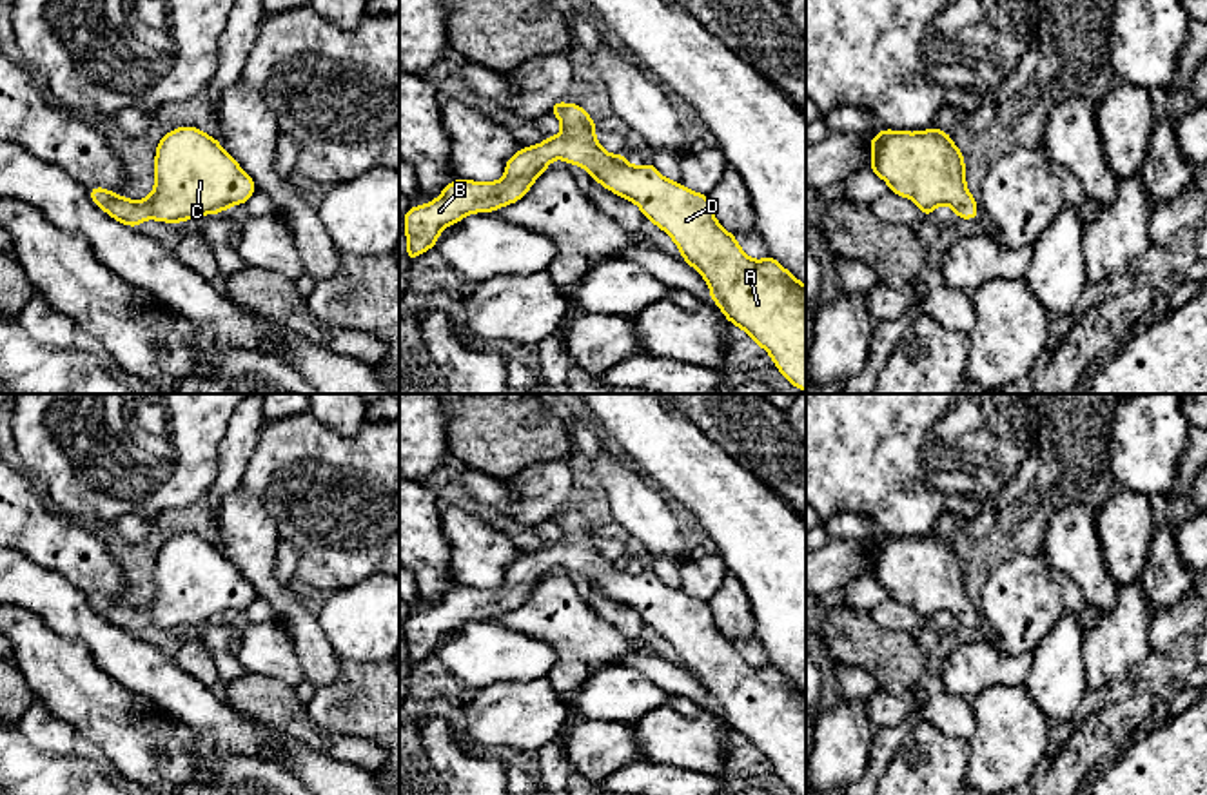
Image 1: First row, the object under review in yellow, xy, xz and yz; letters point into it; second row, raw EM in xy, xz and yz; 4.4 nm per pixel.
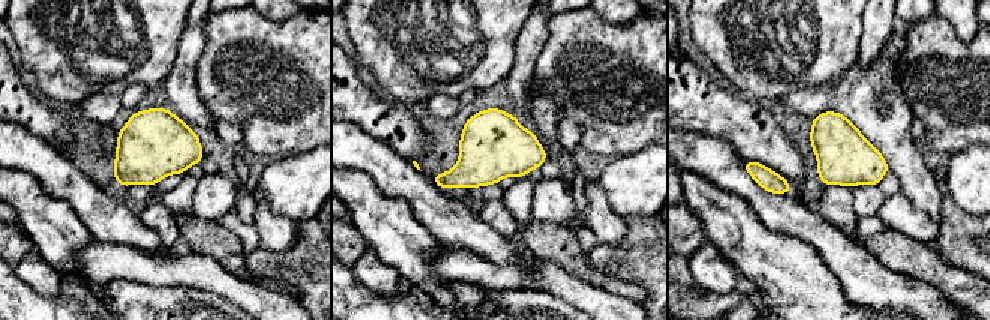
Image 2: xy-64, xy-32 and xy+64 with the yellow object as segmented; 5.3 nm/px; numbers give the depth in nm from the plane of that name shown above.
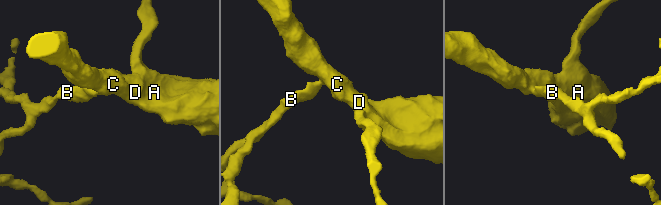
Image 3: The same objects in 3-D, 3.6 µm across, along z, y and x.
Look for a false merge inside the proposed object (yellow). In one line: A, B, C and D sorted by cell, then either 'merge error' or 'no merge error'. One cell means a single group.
groups A B C D; no merge error

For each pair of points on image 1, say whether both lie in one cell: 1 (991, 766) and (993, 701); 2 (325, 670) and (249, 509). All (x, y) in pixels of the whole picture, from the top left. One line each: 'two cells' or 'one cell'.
1: one cell
2: one cell

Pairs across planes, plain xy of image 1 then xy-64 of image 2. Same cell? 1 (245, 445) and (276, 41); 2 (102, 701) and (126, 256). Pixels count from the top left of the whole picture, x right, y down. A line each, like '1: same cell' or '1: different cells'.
1: different cells
2: different cells

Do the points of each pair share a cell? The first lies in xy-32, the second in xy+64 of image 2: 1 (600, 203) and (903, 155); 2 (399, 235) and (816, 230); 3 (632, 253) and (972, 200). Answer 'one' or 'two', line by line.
1: one
2: two
3: two

